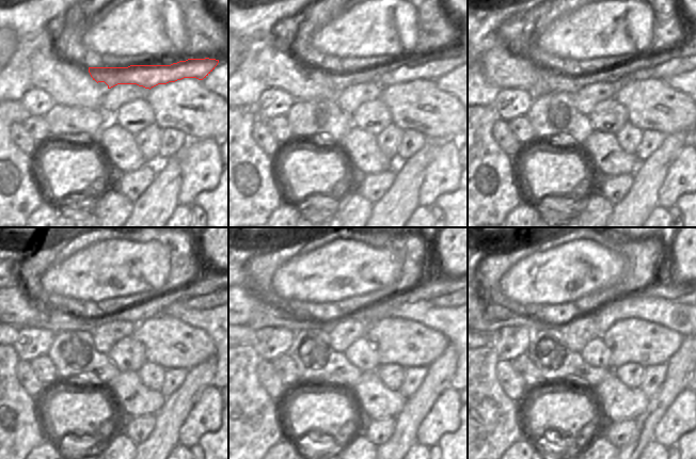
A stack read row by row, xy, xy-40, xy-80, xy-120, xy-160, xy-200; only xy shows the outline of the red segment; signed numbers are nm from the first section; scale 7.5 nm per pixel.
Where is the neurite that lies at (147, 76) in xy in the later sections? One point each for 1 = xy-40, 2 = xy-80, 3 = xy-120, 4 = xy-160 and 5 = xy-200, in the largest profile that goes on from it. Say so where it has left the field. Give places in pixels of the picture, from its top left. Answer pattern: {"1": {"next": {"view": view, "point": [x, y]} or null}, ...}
{"1": {"next": {"view": "xy-40", "point": [430, 67]}}, "2": {"next": {"view": "xy-80", "point": [675, 66]}}, "3": {"next": {"view": "xy-120", "point": [202, 301]}}, "4": {"next": {"view": "xy-160", "point": [442, 300]}}, "5": {"next": {"view": "xy-200", "point": [683, 299]}}}

